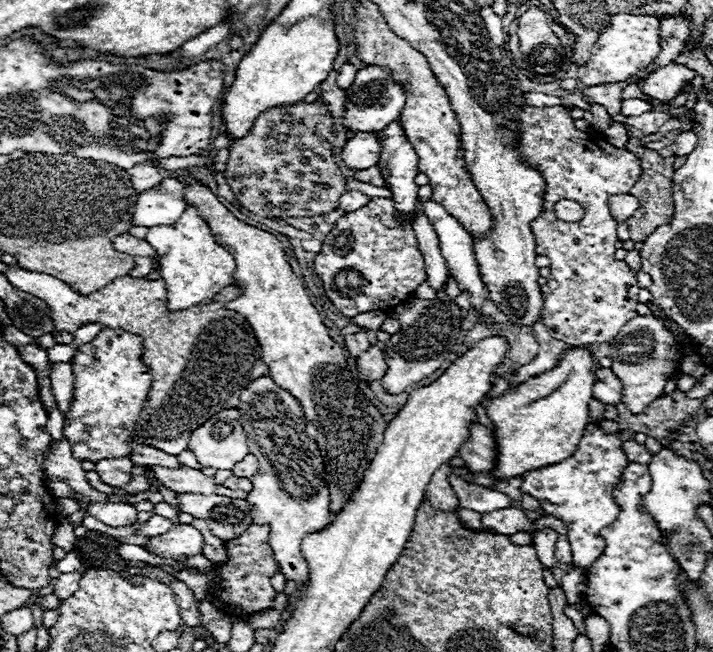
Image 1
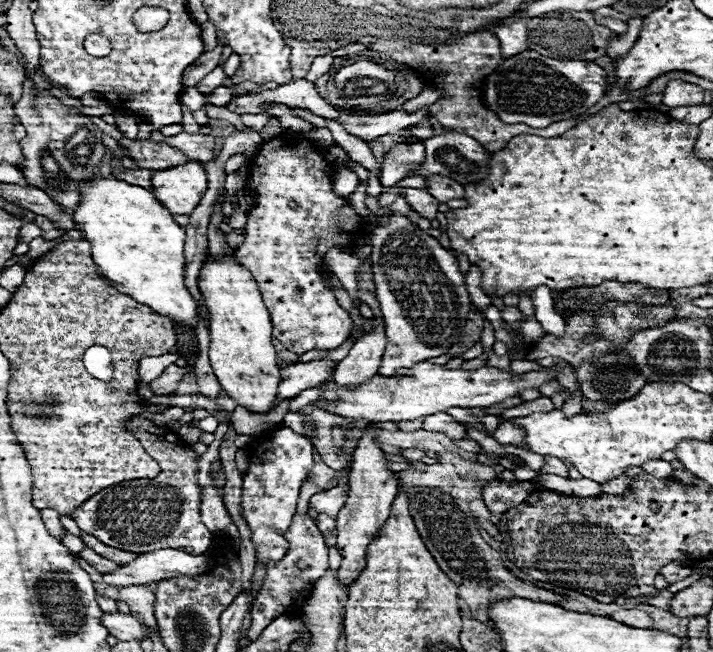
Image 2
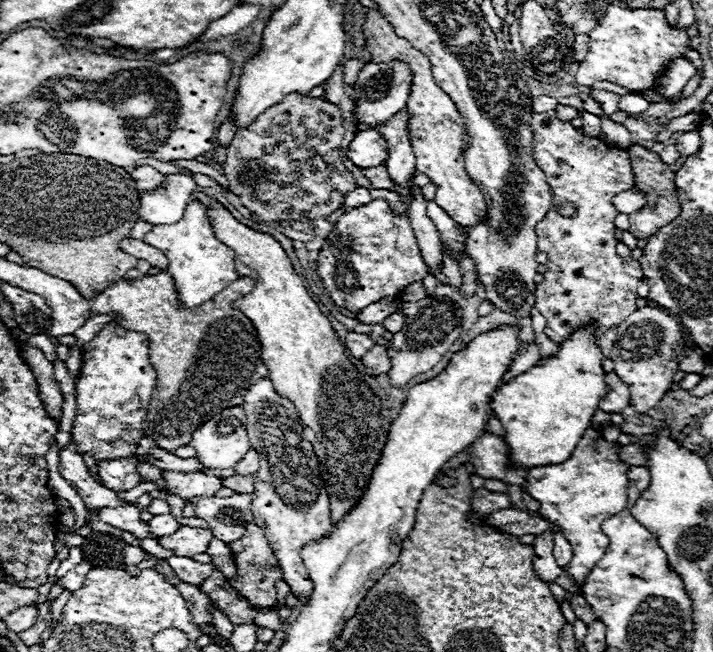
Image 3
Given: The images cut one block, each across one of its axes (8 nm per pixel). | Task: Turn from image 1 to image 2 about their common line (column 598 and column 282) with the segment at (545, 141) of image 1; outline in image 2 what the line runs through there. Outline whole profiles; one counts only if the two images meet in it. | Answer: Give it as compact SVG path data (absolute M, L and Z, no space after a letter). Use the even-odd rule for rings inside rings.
M272 138L260 146L256 156L248 164L248 188L254 190L258 206L248 212L246 240L236 248L236 260L248 268L258 282L264 304L270 312L272 334L278 338L284 348L302 356L310 350L336 350L342 342L350 338L352 320L348 312L336 302L336 296L322 280L322 258L328 248L348 248L362 236L362 216L358 216L348 200L332 192L332 168L324 160L320 150L314 150L308 142L290 140L286 146L280 146L280 138ZM294 200L298 206L290 208L288 202Z

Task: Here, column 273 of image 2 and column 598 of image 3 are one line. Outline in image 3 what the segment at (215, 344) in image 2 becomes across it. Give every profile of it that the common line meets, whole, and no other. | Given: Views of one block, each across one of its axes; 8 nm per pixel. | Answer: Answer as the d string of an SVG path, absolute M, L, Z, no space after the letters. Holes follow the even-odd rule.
M582 326L574 330L568 340L560 342L560 348L554 356L550 356L542 364L528 368L524 374L518 374L516 378L502 384L492 394L492 410L494 410L494 416L504 424L504 430L506 430L504 442L508 444L512 452L514 464L524 466L524 468L534 468L534 466L564 462L576 448L582 434L588 430L590 420L594 412L598 410L598 404L606 392L604 368L602 368L604 354L600 346L596 344L596 340L598 336L594 334L594 326Z

